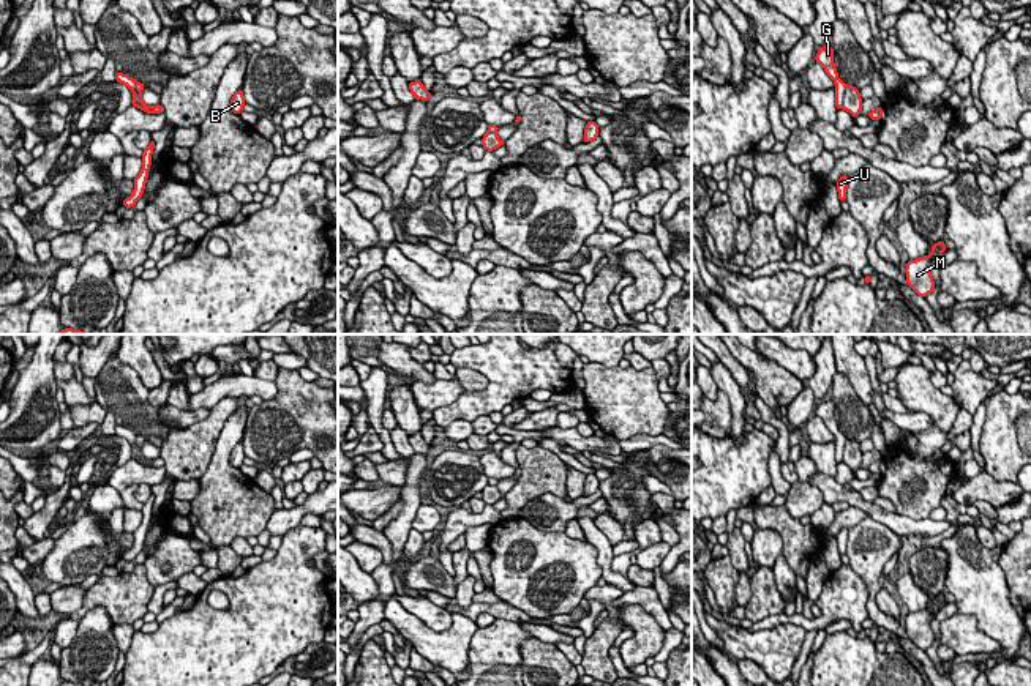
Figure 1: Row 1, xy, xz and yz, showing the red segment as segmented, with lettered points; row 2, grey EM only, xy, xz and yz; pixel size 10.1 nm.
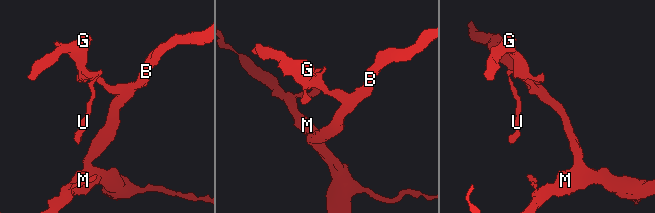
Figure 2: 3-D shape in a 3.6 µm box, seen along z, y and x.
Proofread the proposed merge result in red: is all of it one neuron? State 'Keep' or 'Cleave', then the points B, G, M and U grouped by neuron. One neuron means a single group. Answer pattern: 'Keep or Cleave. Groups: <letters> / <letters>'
Cleave. Groups: B M / G U

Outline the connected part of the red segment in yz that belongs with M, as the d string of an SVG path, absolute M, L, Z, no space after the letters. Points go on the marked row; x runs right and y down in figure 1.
M939 240L932 246L932 254L919 257L916 260L908 260L905 273L908 285L922 298L935 289L935 281L932 276L932 268L936 265L938 259L947 251L944 240Z

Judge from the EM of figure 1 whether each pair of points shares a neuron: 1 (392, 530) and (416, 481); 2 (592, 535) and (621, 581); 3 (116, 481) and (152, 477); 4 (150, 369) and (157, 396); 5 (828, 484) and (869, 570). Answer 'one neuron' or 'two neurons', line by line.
1: one neuron
2: one neuron
3: one neuron
4: two neurons
5: two neurons

